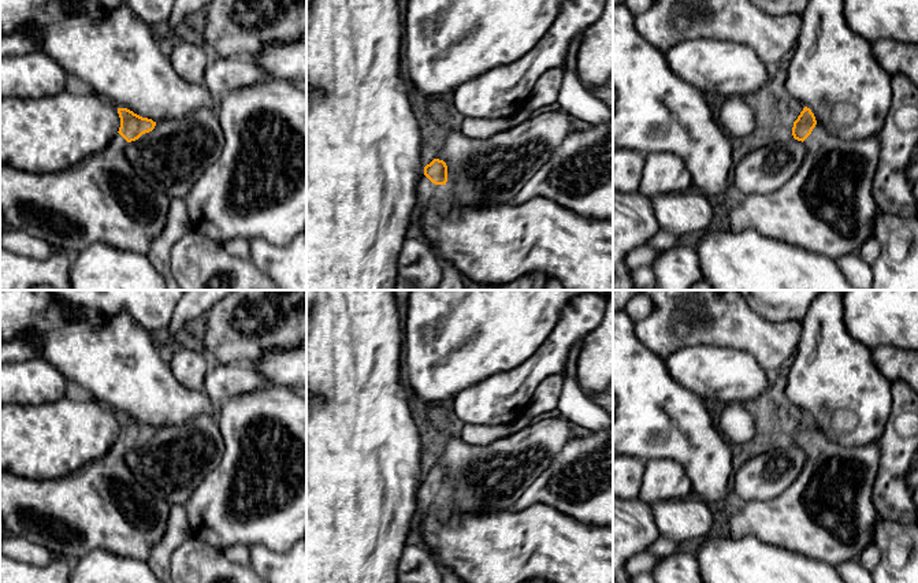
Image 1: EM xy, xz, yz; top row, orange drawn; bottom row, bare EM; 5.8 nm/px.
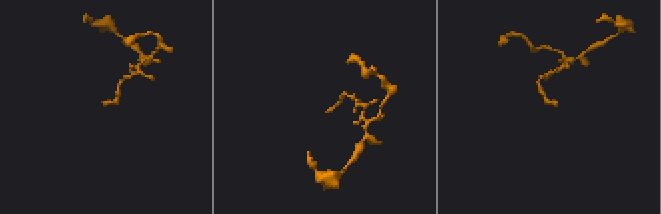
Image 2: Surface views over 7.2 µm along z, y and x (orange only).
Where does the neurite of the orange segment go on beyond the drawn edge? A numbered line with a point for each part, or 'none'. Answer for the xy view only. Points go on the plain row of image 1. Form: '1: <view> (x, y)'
1: xy (104, 507)

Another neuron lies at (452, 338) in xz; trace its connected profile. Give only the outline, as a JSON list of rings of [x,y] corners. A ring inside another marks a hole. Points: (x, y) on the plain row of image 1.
[[[410,290],[402,313],[406,382],[425,406],[528,360],[573,297],[613,290]]]

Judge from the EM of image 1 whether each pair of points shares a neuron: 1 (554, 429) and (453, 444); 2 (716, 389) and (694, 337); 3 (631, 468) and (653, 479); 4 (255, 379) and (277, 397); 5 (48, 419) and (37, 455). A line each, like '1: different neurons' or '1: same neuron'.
1: same neuron
2: different neurons
3: different neurons
4: different neurons
5: same neuron

